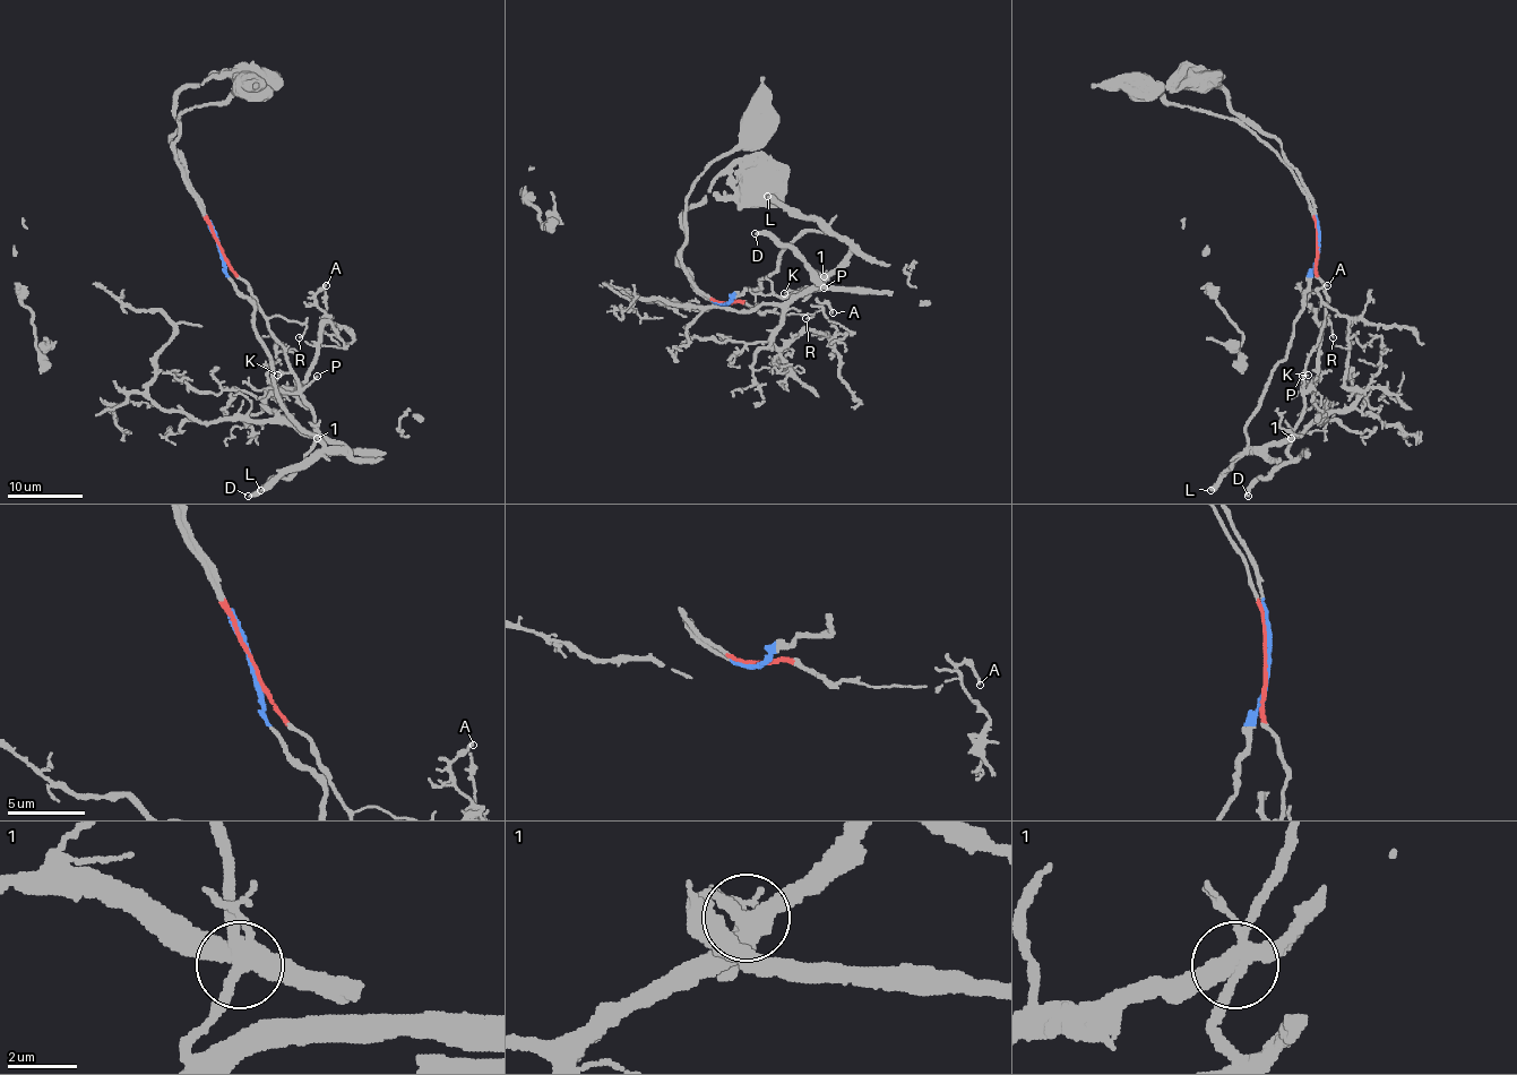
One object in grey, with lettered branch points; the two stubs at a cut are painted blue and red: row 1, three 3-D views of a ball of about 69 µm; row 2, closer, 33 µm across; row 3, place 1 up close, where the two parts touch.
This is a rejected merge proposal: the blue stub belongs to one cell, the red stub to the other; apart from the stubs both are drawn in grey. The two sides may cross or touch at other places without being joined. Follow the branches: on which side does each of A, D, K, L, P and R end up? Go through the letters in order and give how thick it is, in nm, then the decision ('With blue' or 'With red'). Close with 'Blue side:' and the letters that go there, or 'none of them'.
A: Thickness 180 nm. With blue
D: Thickness 340 nm. With red
K: Thickness 80 nm. With red
L: Thickness 440 nm. With blue
P: Thickness 110 nm. With red
R: Thickness 110 nm. With red
Blue side: A, L

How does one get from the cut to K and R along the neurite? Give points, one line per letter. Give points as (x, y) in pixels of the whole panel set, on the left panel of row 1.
K: (220, 246), (224, 259), (248, 285), (270, 334), (282, 345), (290, 366), (287, 371), (278, 376)
R: (220, 246), (224, 259), (248, 285), (267, 317), (282, 315), (290, 320), (304, 323), (307, 328), (299, 337)

